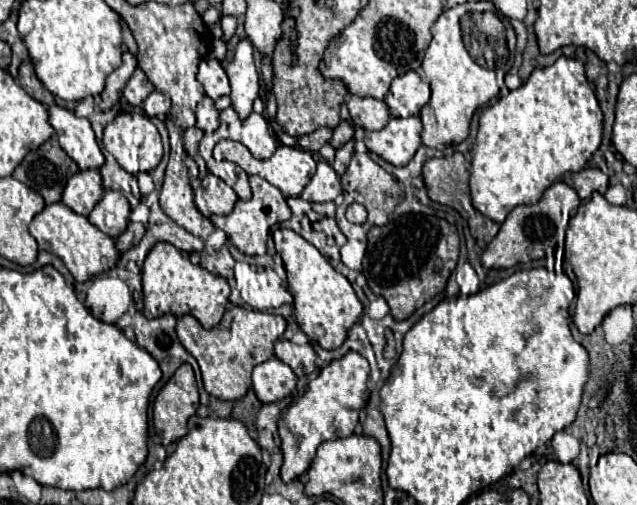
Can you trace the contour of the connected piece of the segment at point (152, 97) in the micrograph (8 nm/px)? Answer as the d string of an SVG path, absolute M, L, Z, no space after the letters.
M154 91L144 101L144 113L148 117L164 117L170 111L170 99L164 97L160 91Z

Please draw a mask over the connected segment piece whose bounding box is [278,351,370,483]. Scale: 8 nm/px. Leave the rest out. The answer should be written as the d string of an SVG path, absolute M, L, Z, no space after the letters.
M348 351L342 359L326 365L320 371L320 375L308 383L306 393L282 413L278 421L278 433L282 439L282 455L284 455L280 471L284 483L294 481L308 471L316 455L316 449L320 447L322 441L340 439L354 433L360 409L368 401L368 375L370 375L368 361L360 353Z

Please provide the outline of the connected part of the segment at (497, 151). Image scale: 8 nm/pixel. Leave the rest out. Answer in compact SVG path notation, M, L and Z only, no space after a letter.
M560 57L554 65L550 67L544 67L544 69L536 69L528 81L516 89L516 91L510 91L506 97L500 97L494 105L486 107L482 113L480 113L480 127L478 127L478 135L476 135L476 141L474 141L474 147L472 147L472 169L470 169L470 191L472 191L472 205L486 217L490 217L492 221L496 223L502 223L506 219L506 215L518 207L518 205L524 205L524 203L536 203L542 193L566 171L580 171L584 169L586 161L594 155L594 151L598 149L602 141L602 111L600 111L600 105L598 105L598 99L584 75L584 65L576 59L568 59L568 57Z

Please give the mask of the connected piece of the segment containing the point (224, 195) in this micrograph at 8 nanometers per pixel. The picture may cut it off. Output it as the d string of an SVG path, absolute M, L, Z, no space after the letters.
M206 175L200 181L200 187L196 189L196 207L204 217L212 215L228 215L234 209L234 203L238 201L236 193L218 177Z

